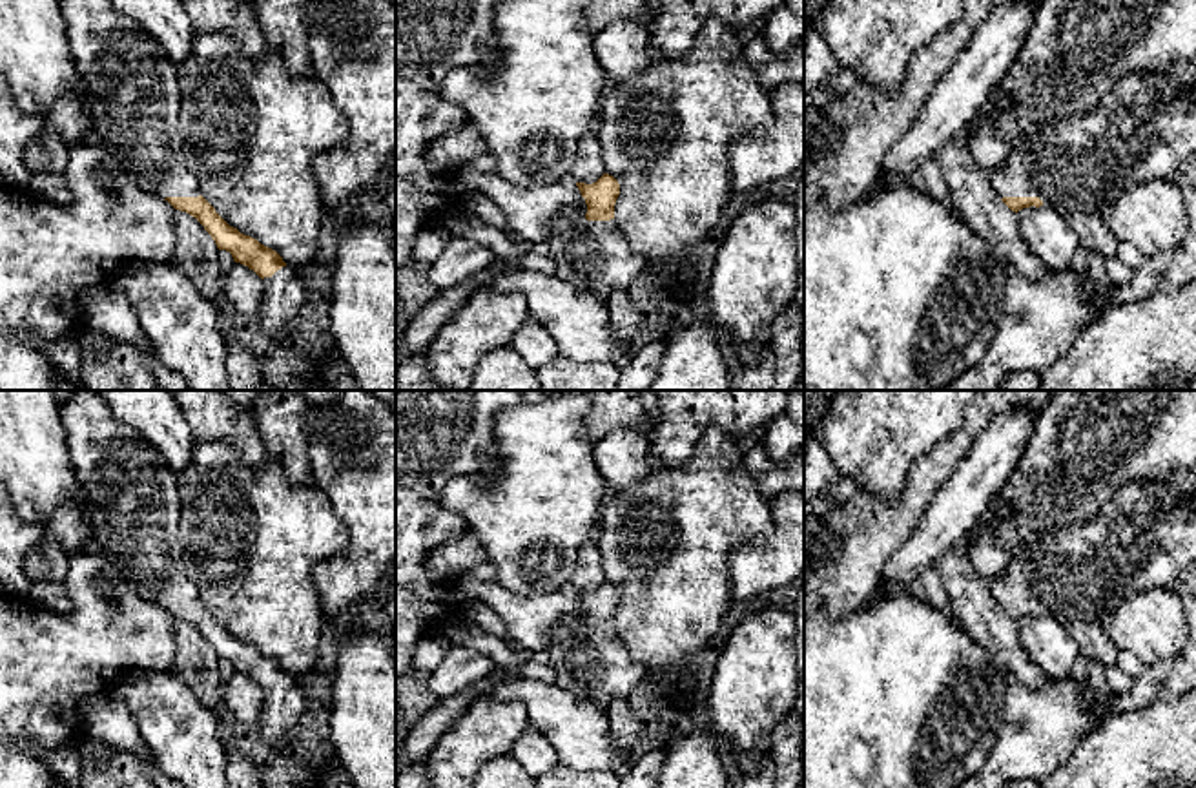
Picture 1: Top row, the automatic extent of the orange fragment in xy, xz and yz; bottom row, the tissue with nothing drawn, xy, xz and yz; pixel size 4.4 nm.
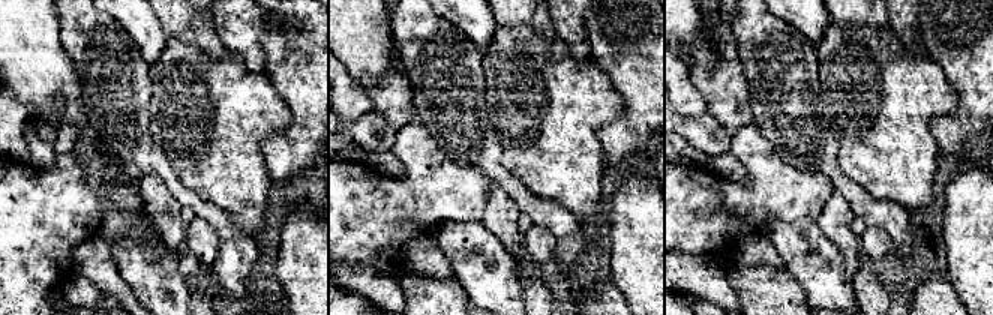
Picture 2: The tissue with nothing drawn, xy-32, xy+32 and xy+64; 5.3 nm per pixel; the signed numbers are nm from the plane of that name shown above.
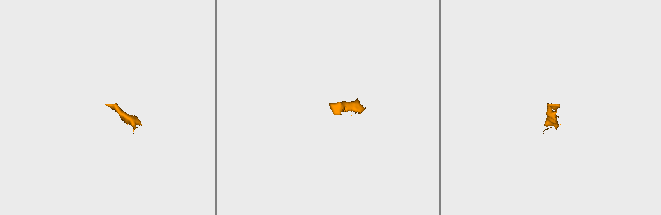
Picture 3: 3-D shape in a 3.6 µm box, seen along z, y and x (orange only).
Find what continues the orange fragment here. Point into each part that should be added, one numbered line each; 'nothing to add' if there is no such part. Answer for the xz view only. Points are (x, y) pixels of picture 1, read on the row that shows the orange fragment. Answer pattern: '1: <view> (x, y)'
1: xz (593, 256)

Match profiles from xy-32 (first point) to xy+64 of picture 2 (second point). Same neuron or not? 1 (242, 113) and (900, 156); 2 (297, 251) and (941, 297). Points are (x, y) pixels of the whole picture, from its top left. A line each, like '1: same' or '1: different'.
1: same
2: different

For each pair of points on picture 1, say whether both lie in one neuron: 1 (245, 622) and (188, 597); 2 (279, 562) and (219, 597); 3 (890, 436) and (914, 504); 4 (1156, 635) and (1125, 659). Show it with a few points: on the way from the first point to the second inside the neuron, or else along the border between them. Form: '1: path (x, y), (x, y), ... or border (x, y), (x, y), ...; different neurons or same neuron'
1: border (183, 564), (201, 604), (230, 635); different neurons
2: path (265, 566), (241, 590), (234, 590); same neuron
3: border (934, 445), (914, 464), (896, 502), (866, 493); different neurons
4: border (1118, 648), (1129, 650), (1144, 664); different neurons

